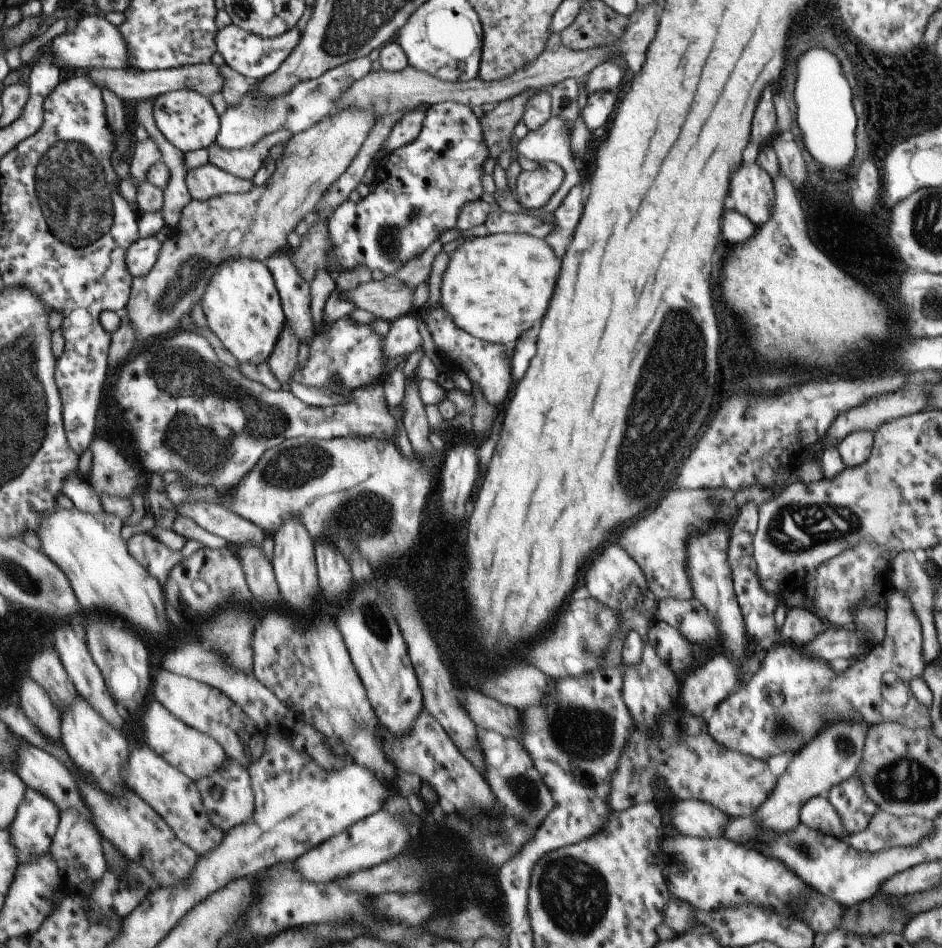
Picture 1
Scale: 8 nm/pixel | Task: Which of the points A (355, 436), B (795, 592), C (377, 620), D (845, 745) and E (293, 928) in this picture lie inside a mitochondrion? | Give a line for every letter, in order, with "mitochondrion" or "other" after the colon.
A: other
B: other
C: mitochondrion
D: mitochondrion
E: other

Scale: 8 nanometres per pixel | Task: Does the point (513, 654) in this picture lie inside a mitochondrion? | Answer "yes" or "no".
no

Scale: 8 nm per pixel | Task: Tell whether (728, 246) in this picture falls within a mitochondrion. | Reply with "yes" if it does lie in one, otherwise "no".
no

